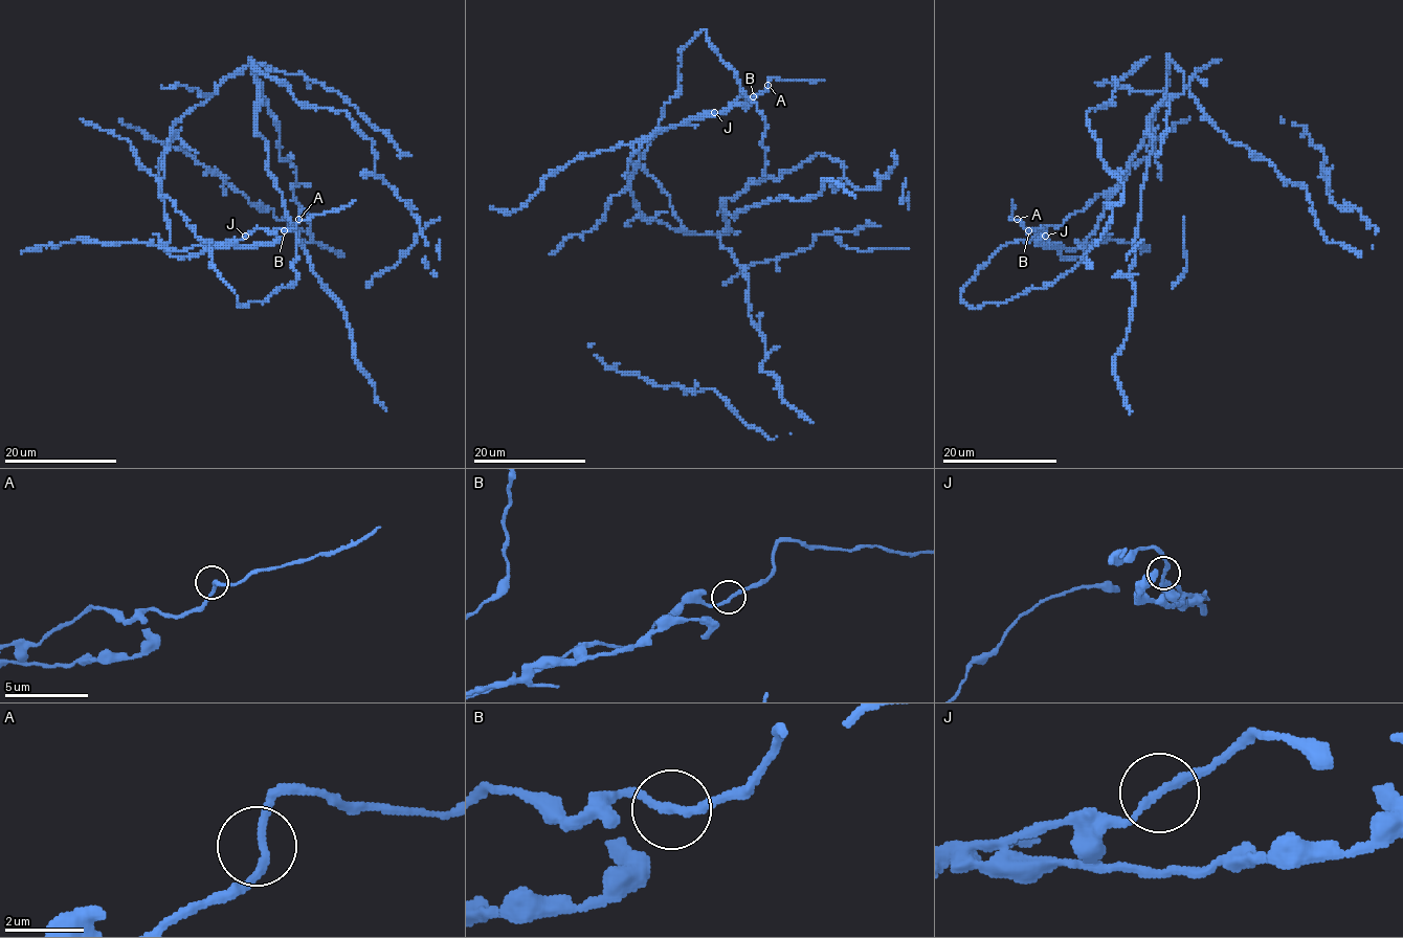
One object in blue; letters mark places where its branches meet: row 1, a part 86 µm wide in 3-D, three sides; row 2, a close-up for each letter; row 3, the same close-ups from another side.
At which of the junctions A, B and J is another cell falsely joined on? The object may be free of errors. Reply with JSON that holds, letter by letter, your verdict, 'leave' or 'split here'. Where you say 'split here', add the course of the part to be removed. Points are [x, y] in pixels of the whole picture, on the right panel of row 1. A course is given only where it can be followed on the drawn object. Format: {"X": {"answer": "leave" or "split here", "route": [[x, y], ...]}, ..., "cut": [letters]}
{"A": {"answer": "leave"}, "B": {"answer": "leave"}, "J": {"answer": "split here"}, "cut": ["J"]}

